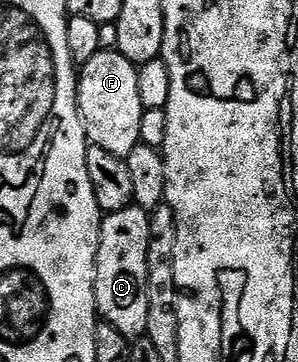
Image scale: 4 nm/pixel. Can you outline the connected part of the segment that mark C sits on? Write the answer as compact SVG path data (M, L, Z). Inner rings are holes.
M131 203L102 218L102 238L98 248L98 270L94 272L94 290L98 312L105 324L114 325L127 339L137 339L146 332L148 323L148 247L150 246L150 213Z

